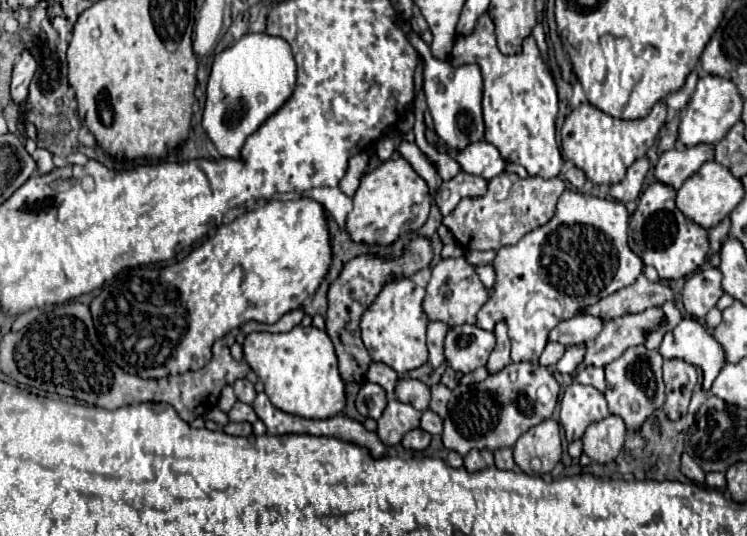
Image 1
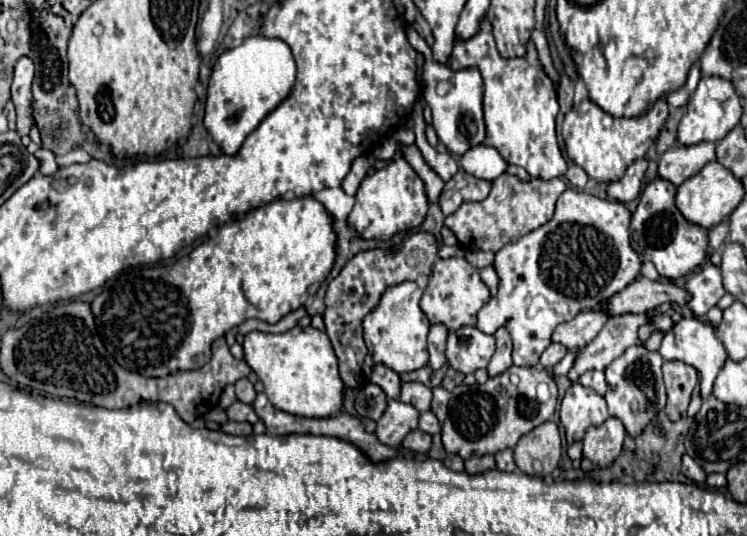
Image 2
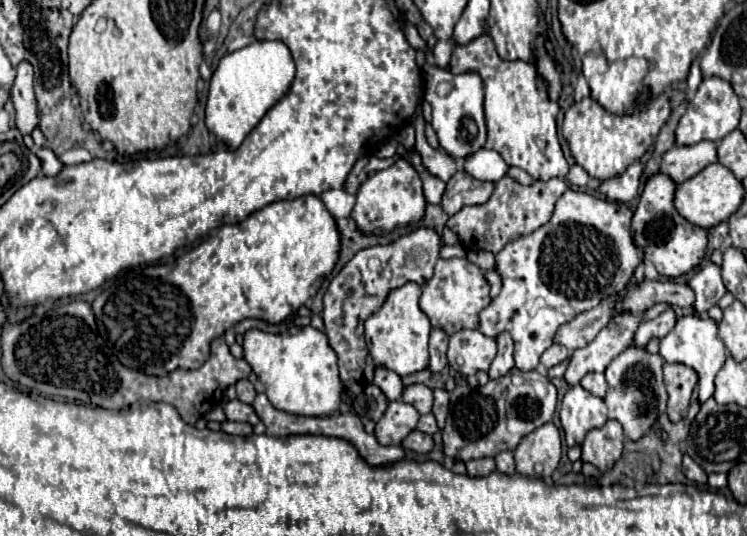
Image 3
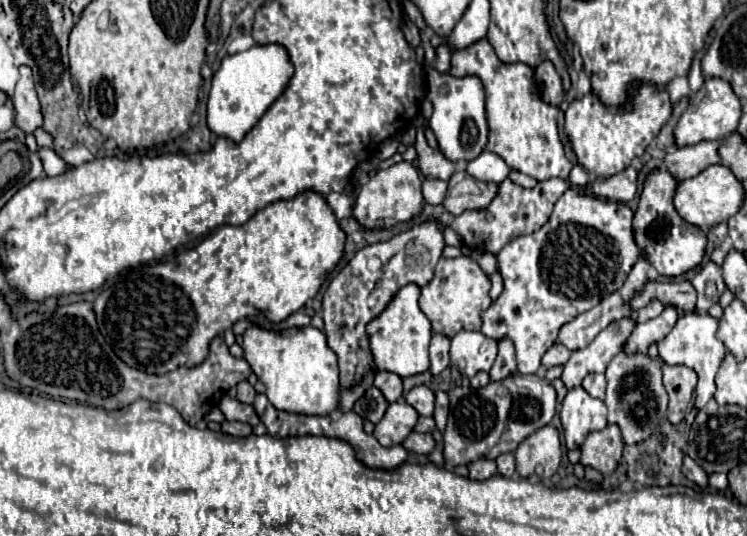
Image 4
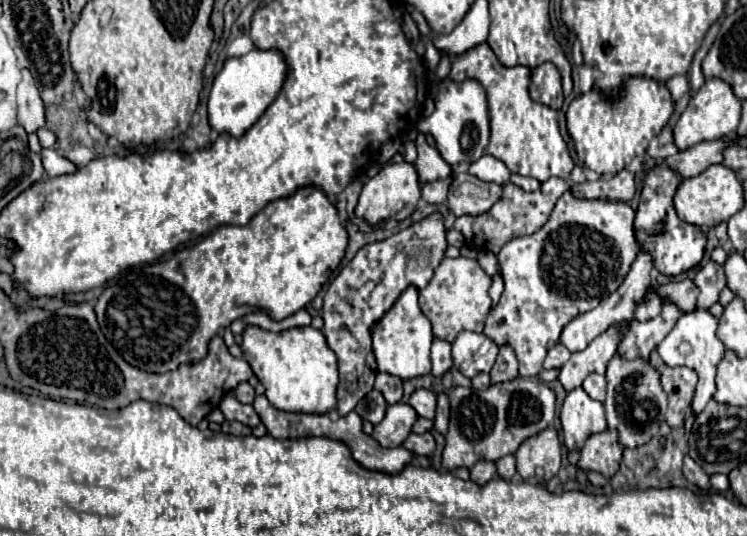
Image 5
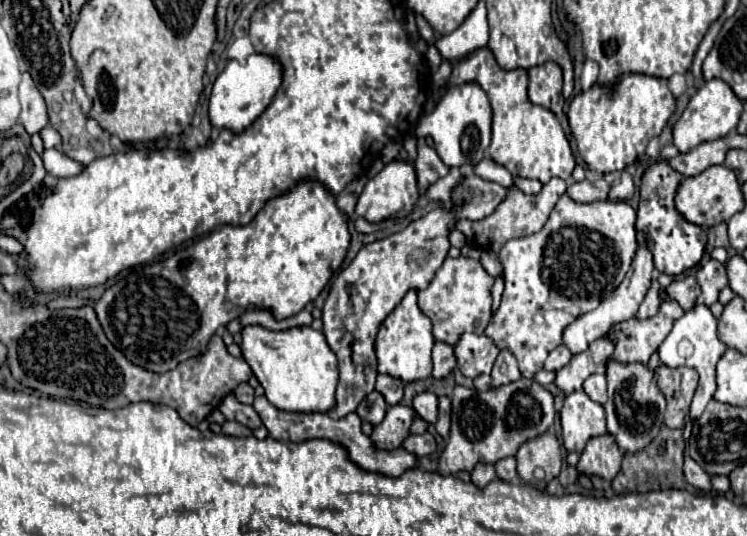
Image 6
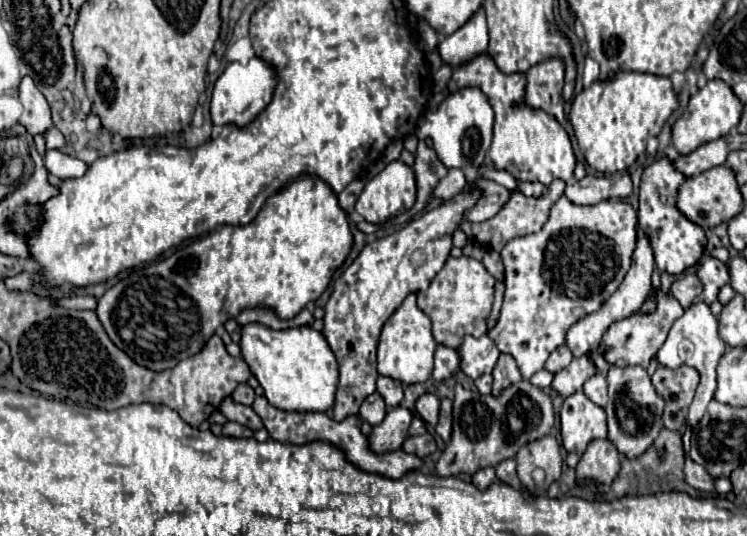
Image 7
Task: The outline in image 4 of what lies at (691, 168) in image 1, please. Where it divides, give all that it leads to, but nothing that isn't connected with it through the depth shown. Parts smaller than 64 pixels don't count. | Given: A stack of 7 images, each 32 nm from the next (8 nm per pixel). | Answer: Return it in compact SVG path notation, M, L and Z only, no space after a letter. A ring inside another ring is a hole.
M698 142L694 146L676 148L664 156L664 168L678 180L688 180L700 174L704 168L718 164L718 142Z

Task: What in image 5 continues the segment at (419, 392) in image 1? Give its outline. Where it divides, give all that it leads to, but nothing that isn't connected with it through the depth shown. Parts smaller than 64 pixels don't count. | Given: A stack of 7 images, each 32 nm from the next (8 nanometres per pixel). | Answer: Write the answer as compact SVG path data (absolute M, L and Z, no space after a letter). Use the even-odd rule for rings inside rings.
M426 388L414 390L410 394L408 404L418 412L418 416L434 420L434 414L436 414L436 394L432 390L426 390Z

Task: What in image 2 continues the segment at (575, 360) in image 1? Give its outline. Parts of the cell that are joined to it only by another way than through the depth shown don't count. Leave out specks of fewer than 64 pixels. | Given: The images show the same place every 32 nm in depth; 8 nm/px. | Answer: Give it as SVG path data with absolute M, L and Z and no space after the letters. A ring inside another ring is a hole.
M568 350L568 354L552 368L552 376L558 376L558 374L568 374L568 370L574 366L574 360L578 358L578 352L576 350Z

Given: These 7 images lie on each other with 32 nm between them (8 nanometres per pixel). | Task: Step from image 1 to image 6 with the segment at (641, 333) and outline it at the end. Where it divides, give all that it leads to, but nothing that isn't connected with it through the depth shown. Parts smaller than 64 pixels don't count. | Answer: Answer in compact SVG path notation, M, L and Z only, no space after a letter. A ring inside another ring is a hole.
M602 336L596 342L590 344L588 350L574 354L572 360L558 370L556 374L556 384L564 394L570 394L574 390L582 388L582 382L590 374L604 374L606 372L606 362L614 352L614 342L610 336Z

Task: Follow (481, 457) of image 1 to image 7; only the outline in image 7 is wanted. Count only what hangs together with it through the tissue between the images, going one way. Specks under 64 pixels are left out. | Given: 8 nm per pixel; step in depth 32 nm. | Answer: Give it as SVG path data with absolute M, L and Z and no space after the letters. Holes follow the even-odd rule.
M486 466L486 468L480 468L472 474L472 484L478 488L478 490L486 490L492 482L496 480L496 472L492 466Z

